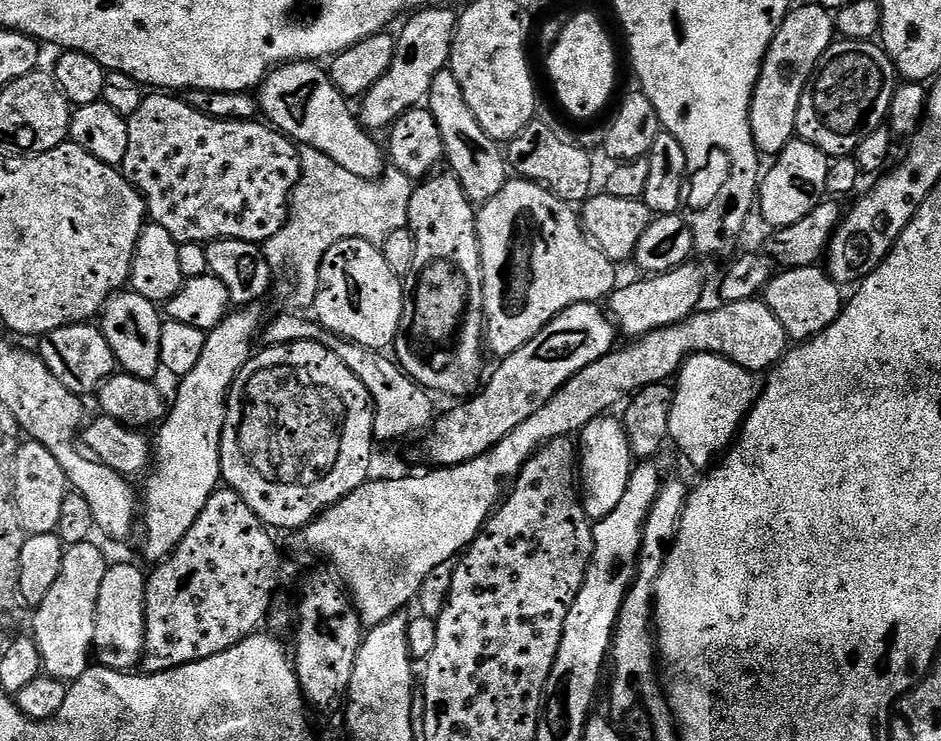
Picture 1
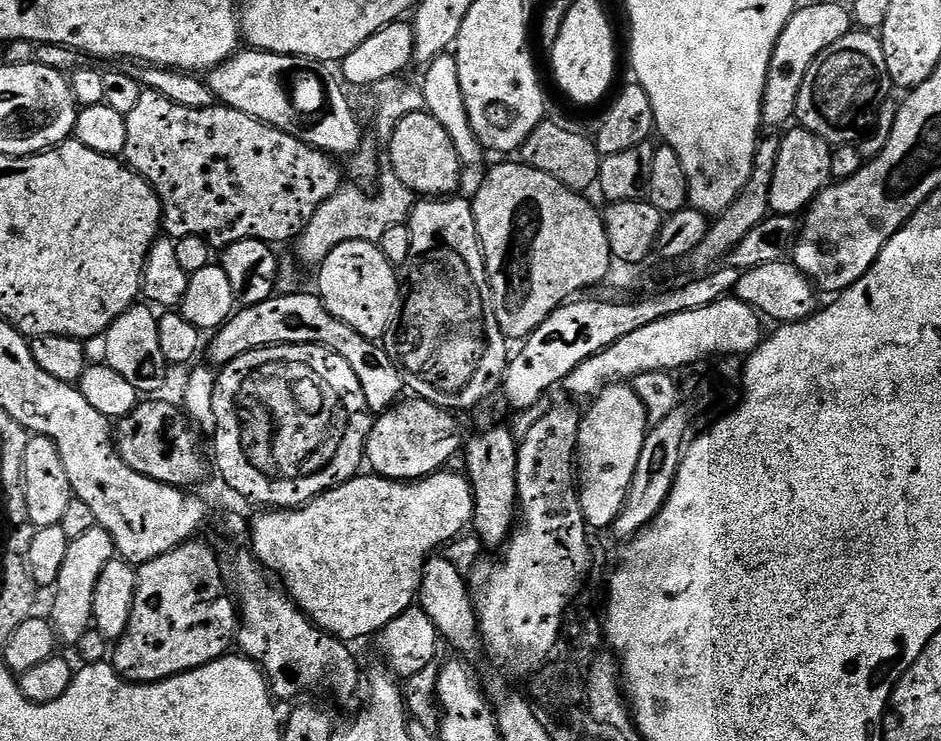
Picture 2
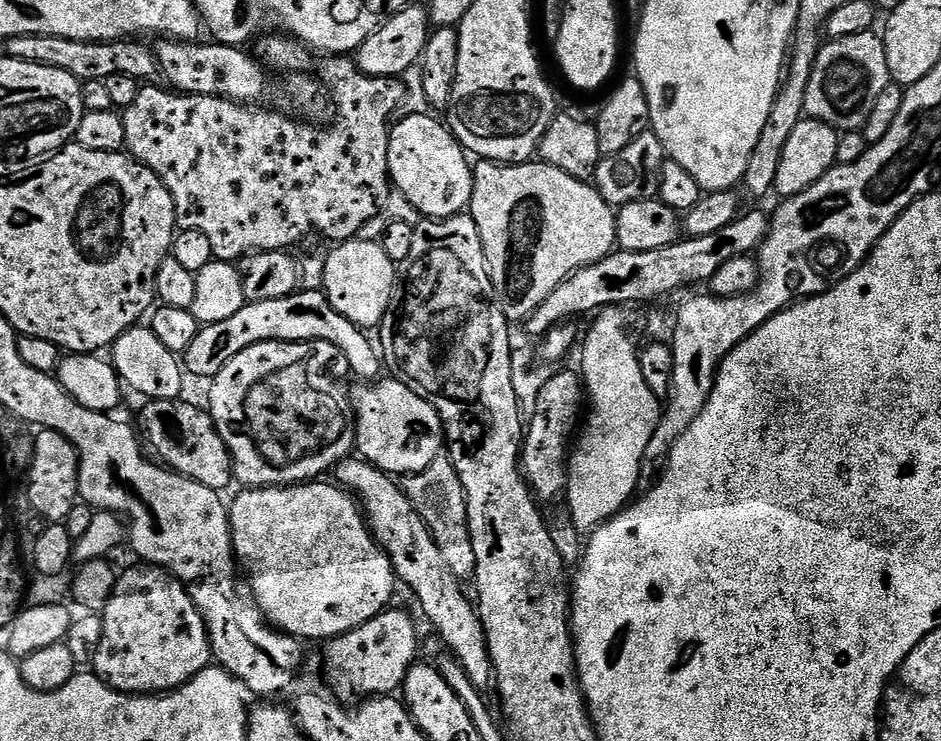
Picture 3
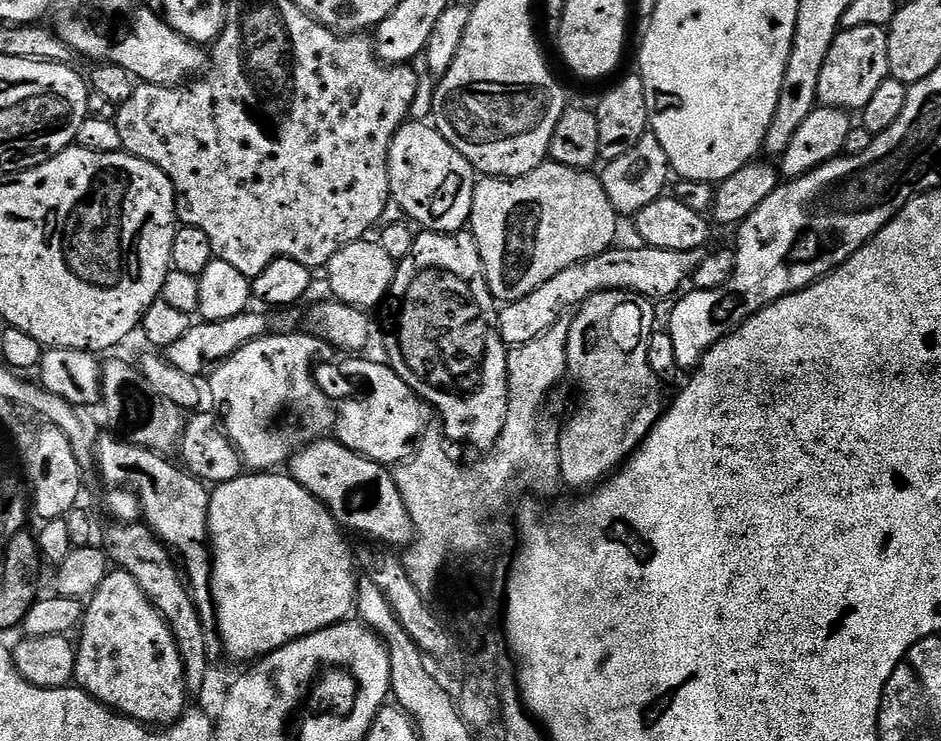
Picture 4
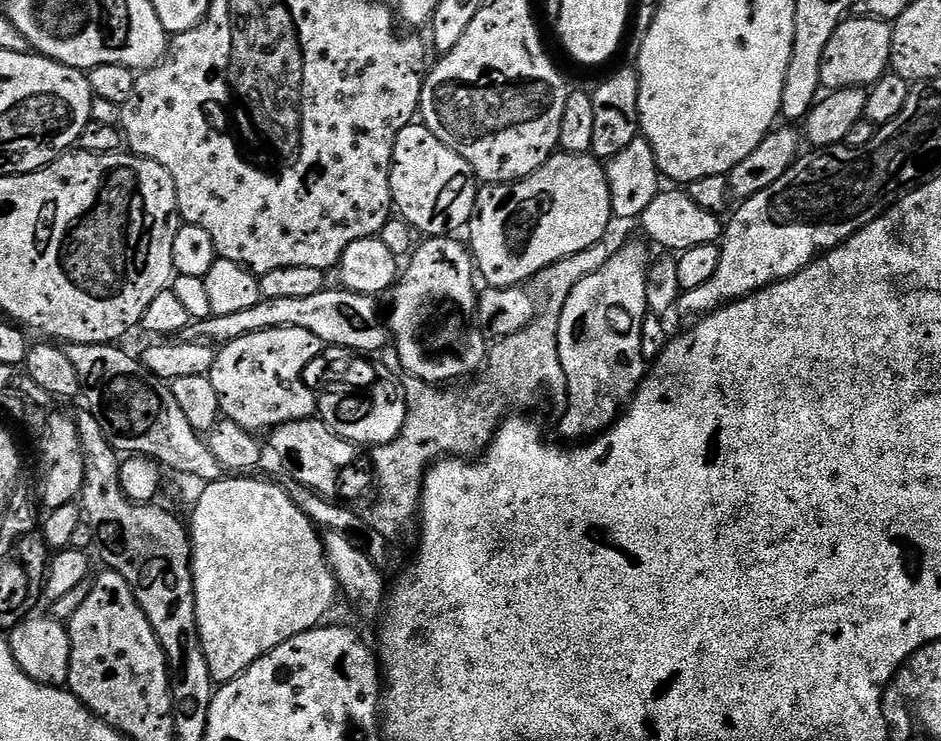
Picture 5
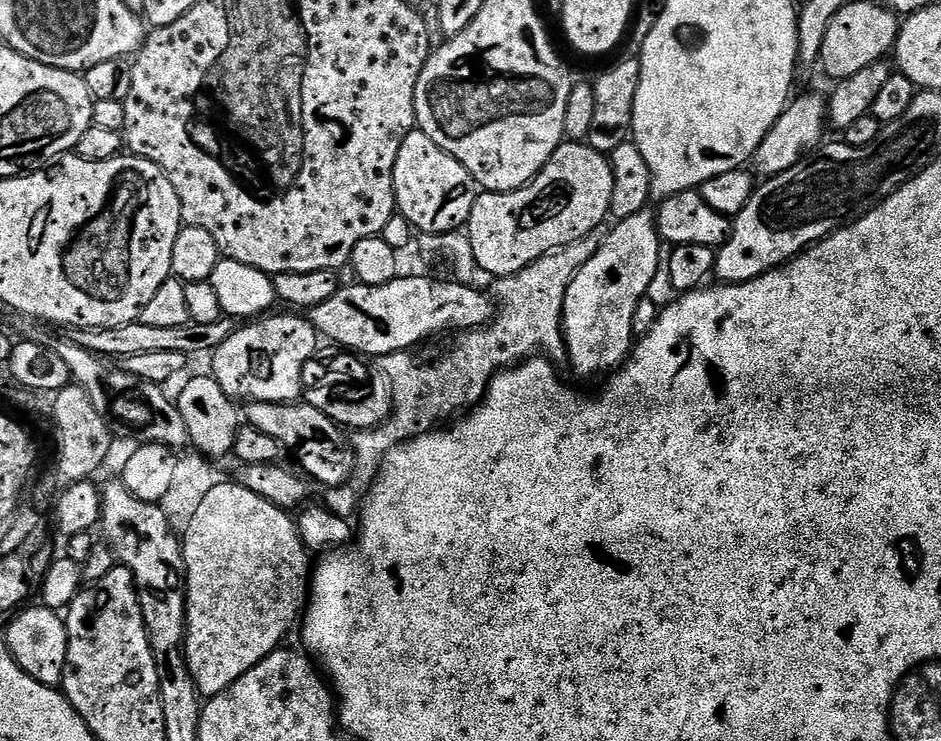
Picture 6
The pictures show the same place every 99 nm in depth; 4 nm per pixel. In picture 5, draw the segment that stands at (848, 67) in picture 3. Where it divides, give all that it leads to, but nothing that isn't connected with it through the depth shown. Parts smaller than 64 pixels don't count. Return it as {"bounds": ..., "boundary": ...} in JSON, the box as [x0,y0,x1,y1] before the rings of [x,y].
{"bounds":[821,16,892,89],"boundary":[[[871,16],[845,18],[834,30],[830,42],[826,42],[826,54],[822,54],[821,89],[867,89],[889,71],[891,63],[892,24],[889,21],[873,20]]]}

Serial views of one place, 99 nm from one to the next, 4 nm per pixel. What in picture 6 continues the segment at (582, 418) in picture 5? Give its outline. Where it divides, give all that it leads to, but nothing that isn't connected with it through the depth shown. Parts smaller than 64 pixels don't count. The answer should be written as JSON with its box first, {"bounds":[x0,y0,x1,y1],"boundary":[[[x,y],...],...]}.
{"bounds":[564,210,662,377],"boundary":[[[645,210],[625,220],[616,220],[613,225],[612,229],[607,229],[598,254],[594,254],[594,258],[590,258],[590,262],[586,262],[578,274],[574,274],[564,299],[564,351],[567,363],[572,363],[580,376],[603,377],[628,359],[634,347],[634,310],[638,310],[638,302],[643,296],[649,295],[648,287],[662,272],[662,241],[651,211]]]}

